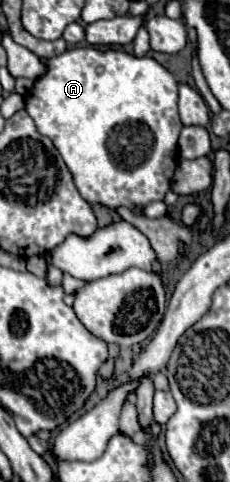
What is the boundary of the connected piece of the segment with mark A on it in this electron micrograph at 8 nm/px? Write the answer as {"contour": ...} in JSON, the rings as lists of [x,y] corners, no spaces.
{"contour":[[[75,47],[69,49],[53,59],[47,61],[47,73],[35,81],[33,89],[29,91],[29,95],[25,97],[25,111],[31,115],[31,119],[35,121],[35,127],[41,135],[49,137],[53,141],[53,145],[59,149],[63,161],[67,163],[67,167],[73,173],[75,185],[79,189],[79,193],[83,195],[83,199],[87,199],[91,205],[93,203],[101,203],[109,209],[117,209],[119,205],[129,207],[135,215],[141,215],[141,209],[151,203],[151,201],[161,201],[165,197],[165,193],[169,191],[169,175],[173,175],[173,167],[177,165],[177,137],[181,131],[181,121],[177,115],[177,81],[175,77],[163,67],[159,65],[153,57],[143,55],[131,55],[119,49],[97,49],[97,47]]]}

